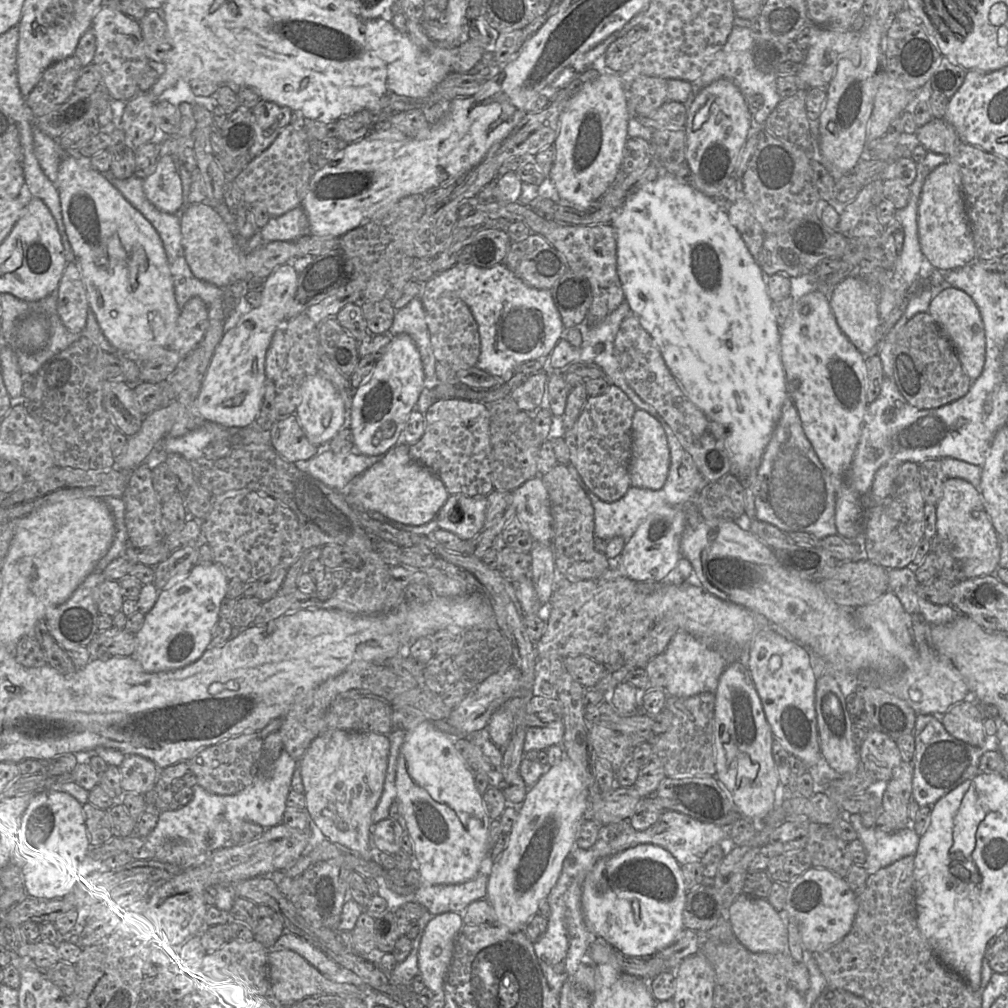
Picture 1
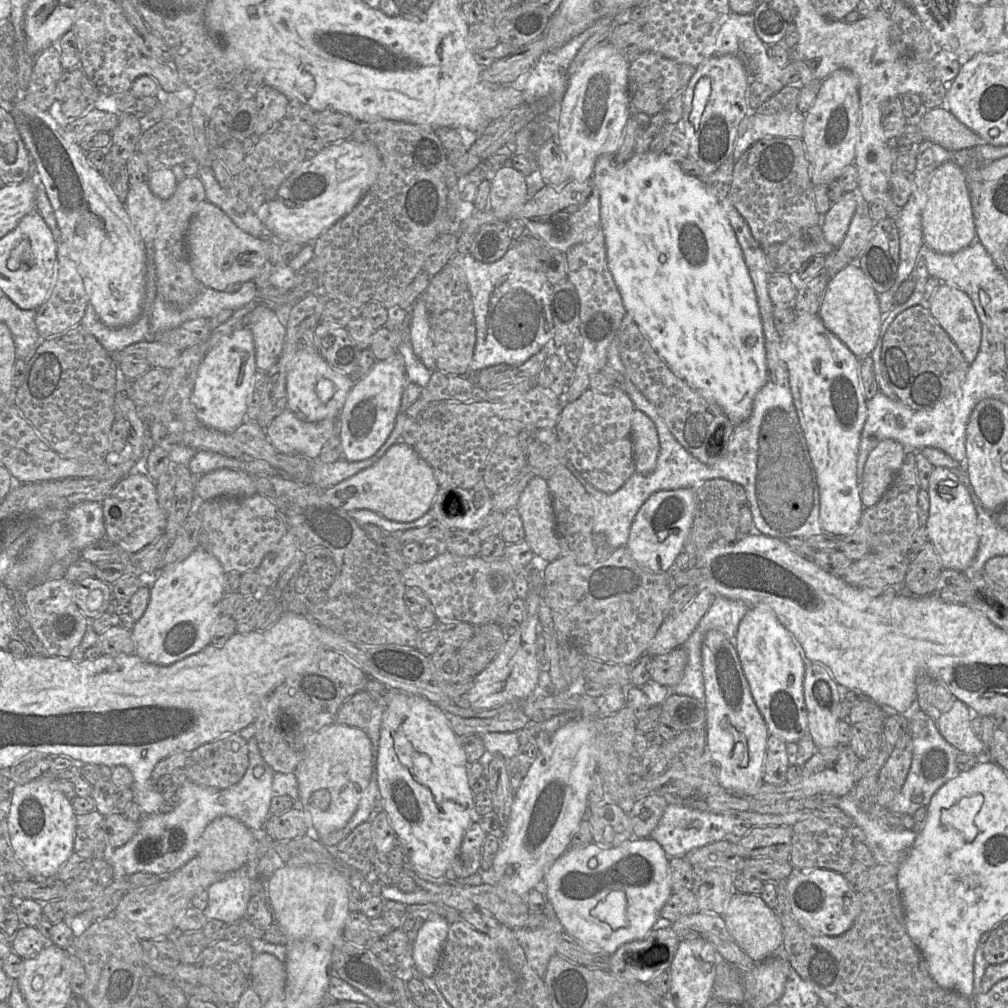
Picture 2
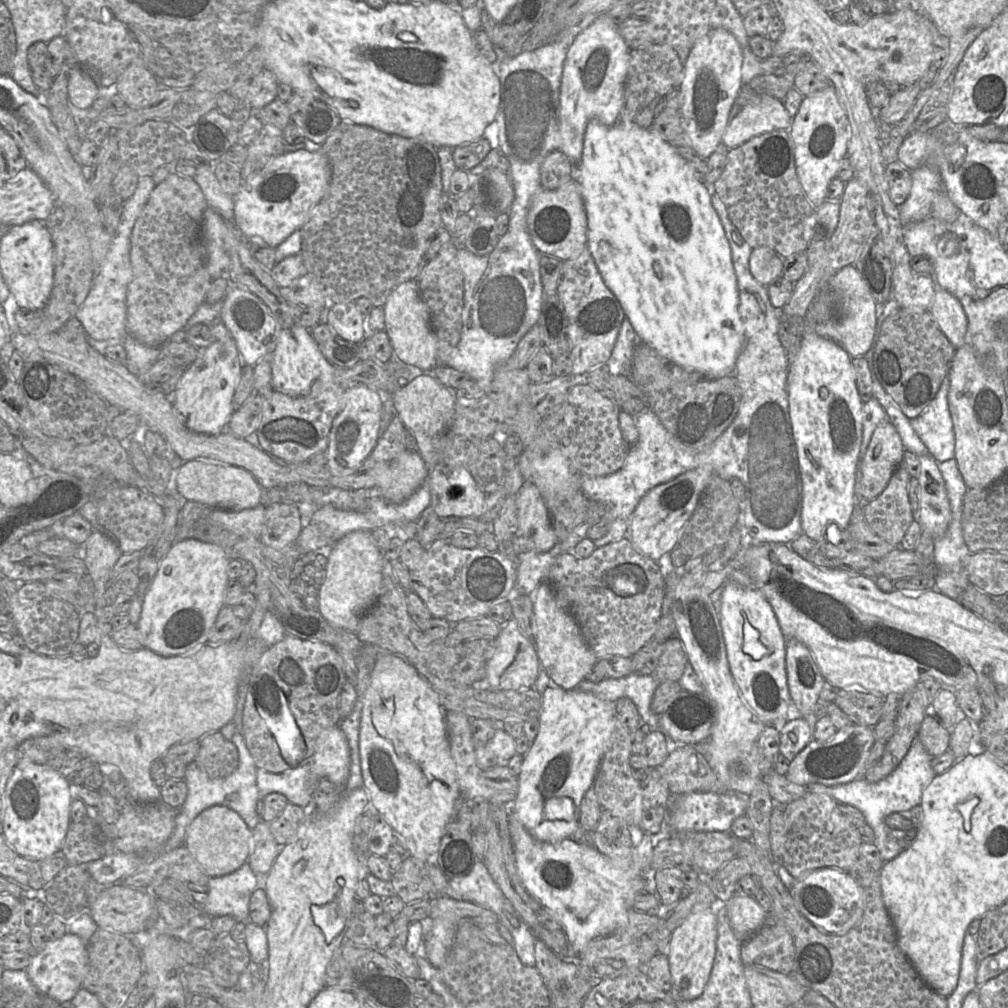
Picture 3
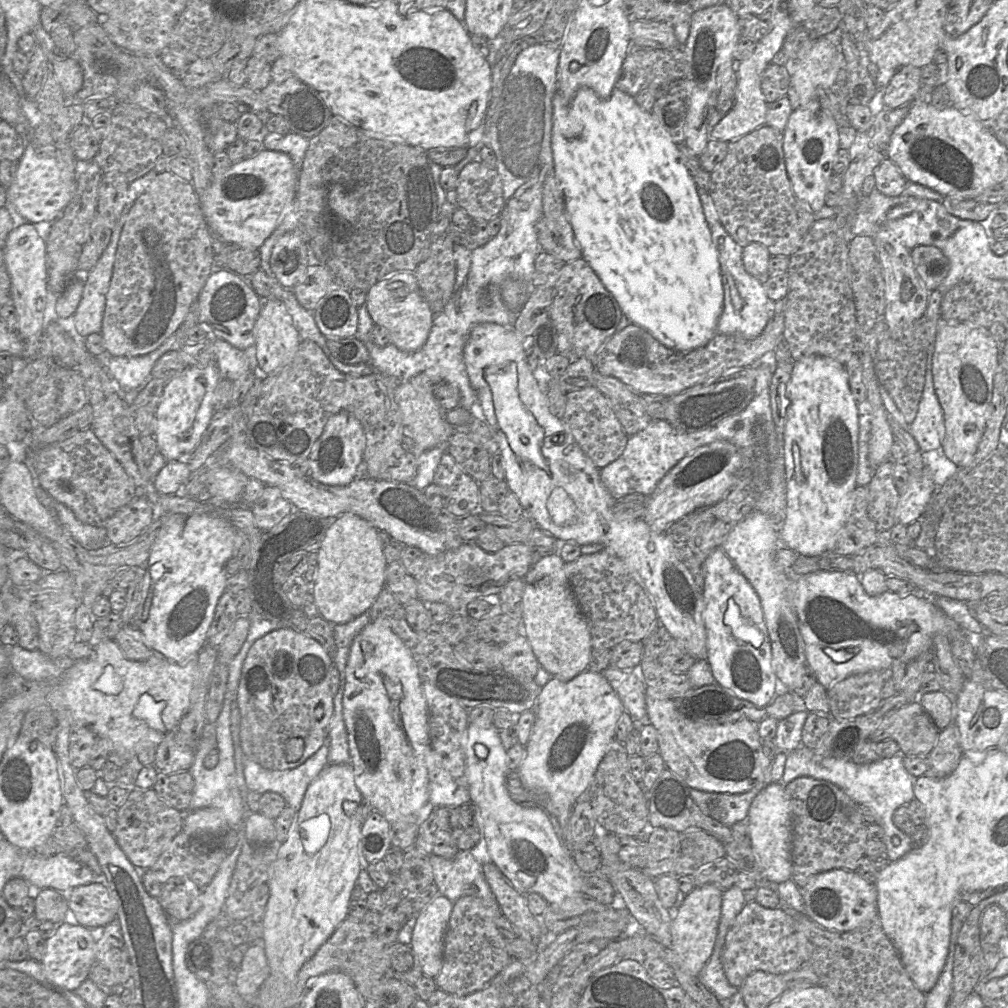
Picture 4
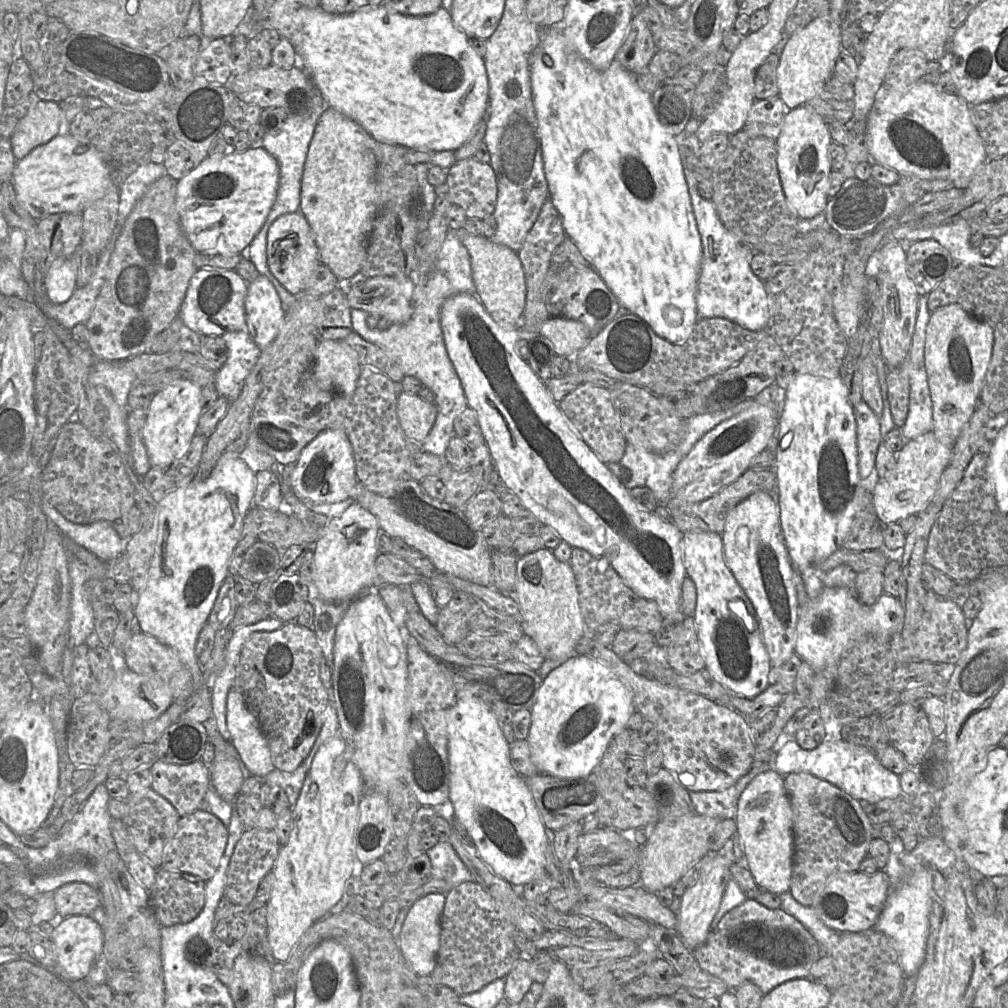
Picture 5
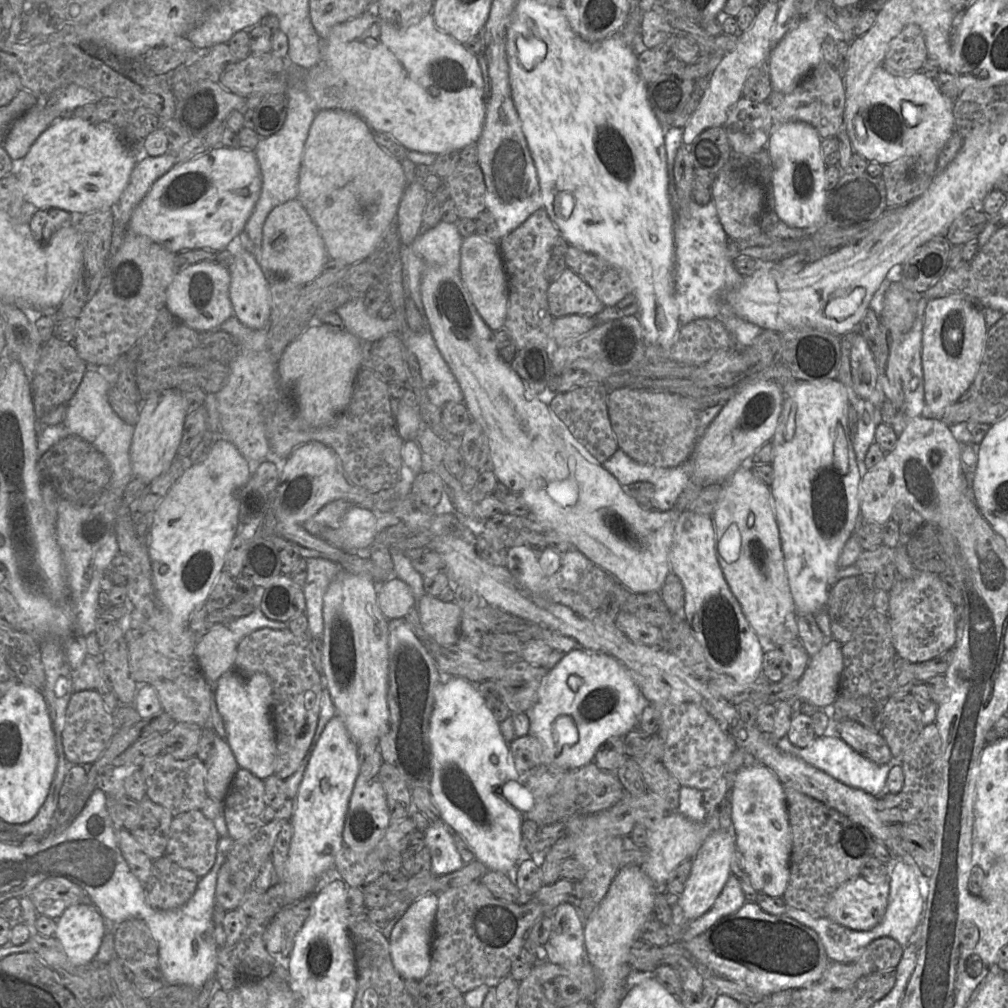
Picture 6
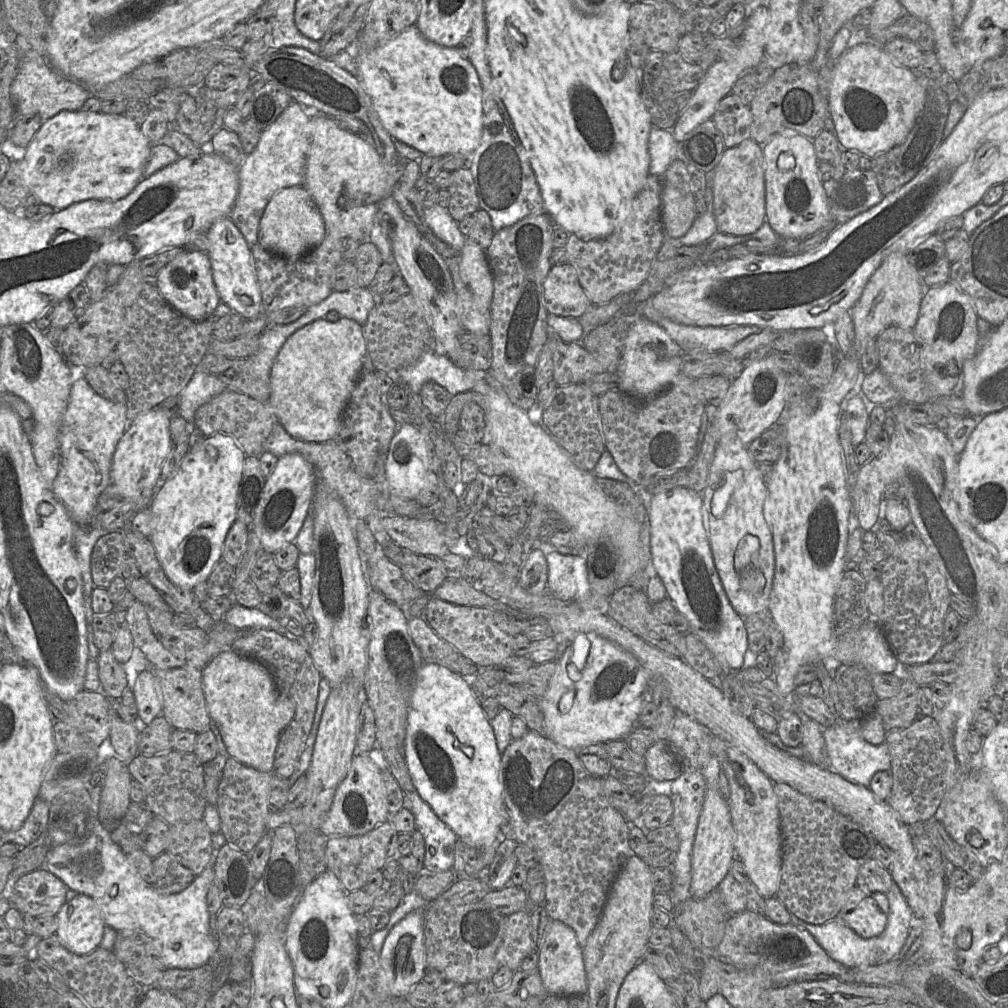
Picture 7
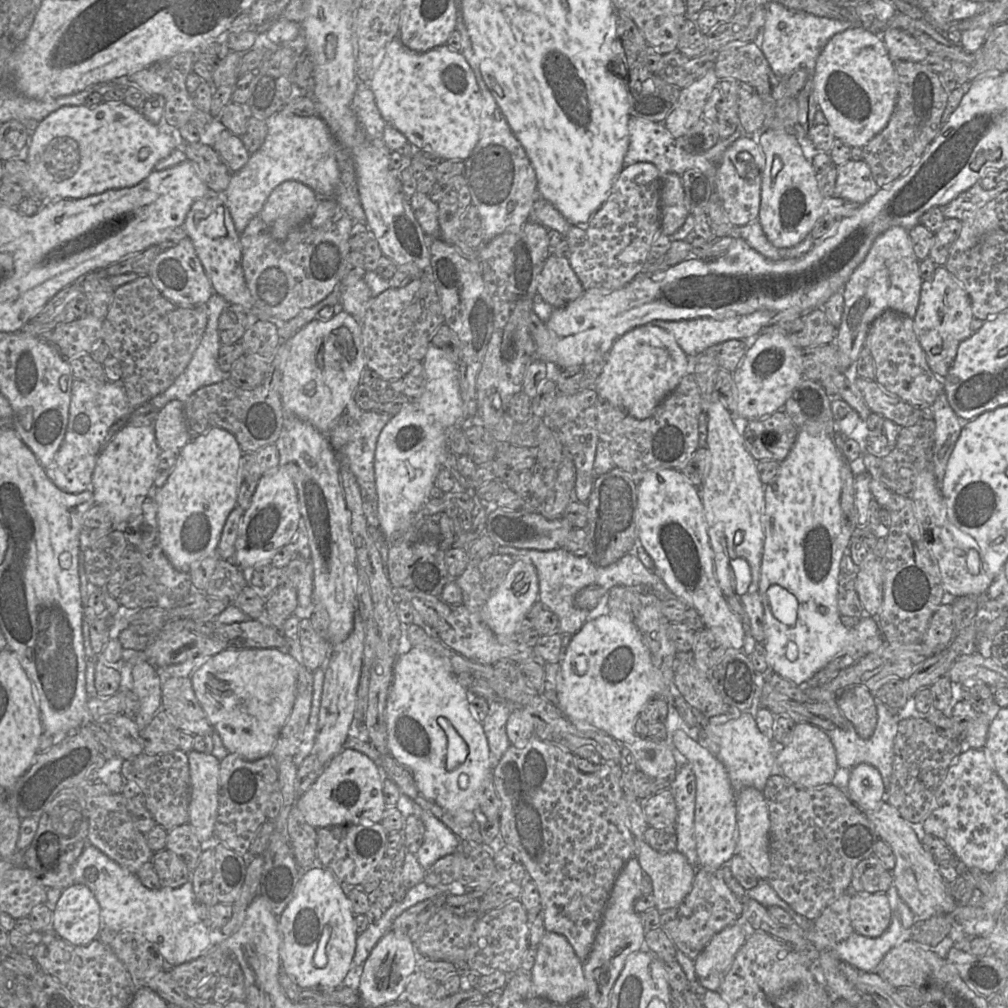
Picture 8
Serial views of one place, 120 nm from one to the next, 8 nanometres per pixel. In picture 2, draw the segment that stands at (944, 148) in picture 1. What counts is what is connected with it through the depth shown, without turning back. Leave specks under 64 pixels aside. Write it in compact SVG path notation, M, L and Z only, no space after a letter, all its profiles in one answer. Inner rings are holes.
M947 106L926 110L918 117L909 119L918 124L924 139L948 150L957 151L984 143L979 135L962 124Z

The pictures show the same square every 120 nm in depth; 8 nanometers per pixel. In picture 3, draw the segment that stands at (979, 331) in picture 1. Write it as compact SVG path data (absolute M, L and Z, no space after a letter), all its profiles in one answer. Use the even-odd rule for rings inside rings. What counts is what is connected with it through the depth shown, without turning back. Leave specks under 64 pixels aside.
M944 289L937 290L928 312L956 349L966 344L967 316L962 304L953 294Z

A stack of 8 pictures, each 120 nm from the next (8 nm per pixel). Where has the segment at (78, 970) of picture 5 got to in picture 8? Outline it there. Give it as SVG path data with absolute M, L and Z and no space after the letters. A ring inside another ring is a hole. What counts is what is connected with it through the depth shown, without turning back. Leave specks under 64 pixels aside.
M74 884L61 891L60 898L53 910L53 931L57 937L72 945L85 946L98 939L102 928L100 905L87 886Z

